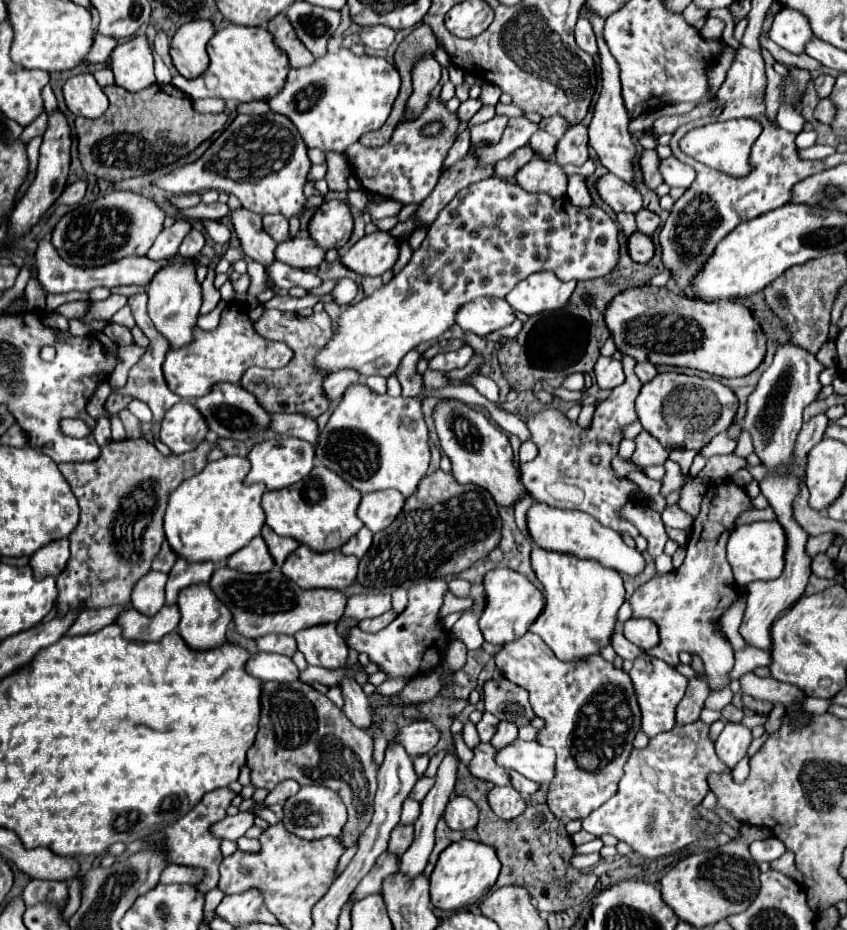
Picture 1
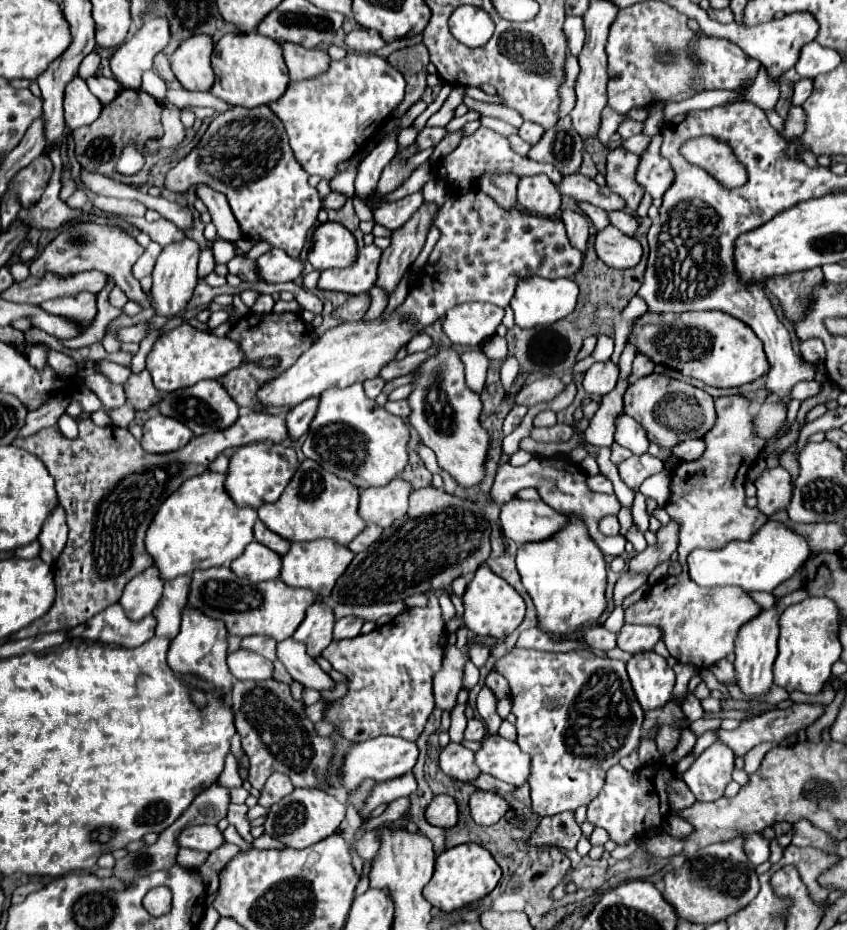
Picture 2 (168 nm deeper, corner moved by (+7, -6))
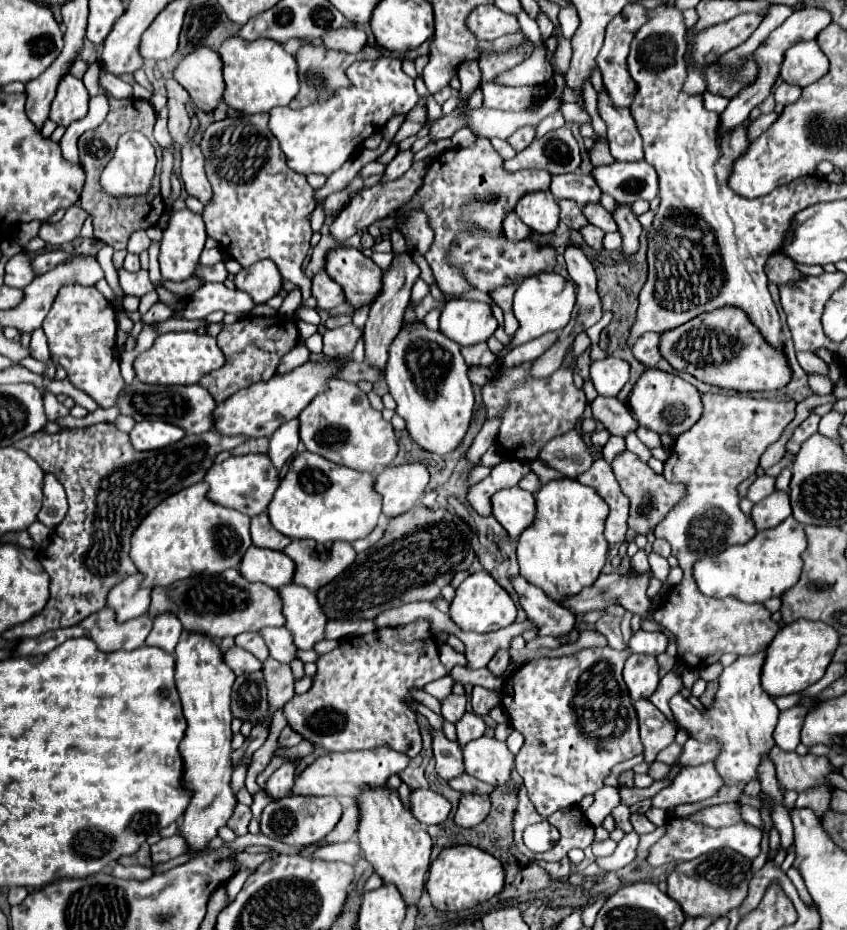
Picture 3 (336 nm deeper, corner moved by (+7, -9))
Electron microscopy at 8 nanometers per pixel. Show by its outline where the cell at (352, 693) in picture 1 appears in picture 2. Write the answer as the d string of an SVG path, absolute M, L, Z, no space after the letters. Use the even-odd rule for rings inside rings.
M283 639L277 643L277 659L285 665L289 675L299 681L305 687L323 691L333 687L333 679L311 659L305 651L303 643L289 639Z

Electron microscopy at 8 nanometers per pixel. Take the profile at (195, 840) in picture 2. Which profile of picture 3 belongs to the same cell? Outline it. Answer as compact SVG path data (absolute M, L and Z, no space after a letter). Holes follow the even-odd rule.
M173 834L171 838L161 838L157 844L151 846L153 862L167 862L167 860L177 858L187 852L189 852L189 846L185 844L181 834Z

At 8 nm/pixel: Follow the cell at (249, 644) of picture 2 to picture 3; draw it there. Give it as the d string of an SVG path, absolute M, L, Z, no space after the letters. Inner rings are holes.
M259 632L239 634L235 638L235 644L241 646L241 648L245 648L245 650L249 650L249 652L253 652L261 662L269 658L269 648L267 648L267 644L265 644L265 640L263 640L263 636Z

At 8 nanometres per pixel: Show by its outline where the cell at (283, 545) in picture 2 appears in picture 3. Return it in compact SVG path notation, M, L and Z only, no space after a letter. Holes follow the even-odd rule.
M259 514L259 516L251 518L251 538L253 538L255 546L269 548L269 550L283 550L291 542L291 538L279 534L271 526L267 514Z

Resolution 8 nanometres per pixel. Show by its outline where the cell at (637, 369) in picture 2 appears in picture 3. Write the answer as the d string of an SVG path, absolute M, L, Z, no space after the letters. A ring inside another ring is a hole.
M643 334L635 346L631 348L633 350L633 356L647 368L655 368L657 362L661 360L661 354L659 354L659 334Z

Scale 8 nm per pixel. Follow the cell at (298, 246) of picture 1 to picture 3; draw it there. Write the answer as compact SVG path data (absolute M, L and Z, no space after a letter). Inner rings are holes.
M261 260L241 270L235 276L235 286L247 292L255 304L263 304L281 290L283 276L277 272L277 266L271 260Z

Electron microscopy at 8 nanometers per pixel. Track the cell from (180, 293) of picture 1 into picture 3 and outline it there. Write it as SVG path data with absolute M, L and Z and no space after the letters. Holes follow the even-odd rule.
M187 208L173 212L169 226L163 232L159 254L163 280L183 282L191 278L205 248L205 240L205 222L199 214L193 214Z

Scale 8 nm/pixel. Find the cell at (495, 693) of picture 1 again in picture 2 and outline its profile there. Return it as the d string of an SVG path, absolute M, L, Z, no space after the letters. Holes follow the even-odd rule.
M493 669L489 675L487 675L485 685L489 685L489 687L493 689L493 693L497 695L497 699L509 697L509 683L507 683L507 679L505 679L501 673L497 673L495 669Z

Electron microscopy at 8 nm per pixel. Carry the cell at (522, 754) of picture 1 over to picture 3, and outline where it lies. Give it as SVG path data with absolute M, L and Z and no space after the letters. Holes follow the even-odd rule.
M481 736L469 744L463 746L463 758L465 758L465 772L487 782L493 786L503 786L511 780L511 770L515 768L515 754L509 752L505 742L499 742L491 736Z

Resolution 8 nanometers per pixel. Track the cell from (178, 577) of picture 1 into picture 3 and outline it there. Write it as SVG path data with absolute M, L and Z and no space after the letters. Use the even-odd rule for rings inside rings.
M163 612L157 618L153 618L153 630L147 636L145 644L163 648L165 652L173 652L181 638L181 632L183 632L183 628L181 628L181 622L177 620L177 616L173 616L171 612Z

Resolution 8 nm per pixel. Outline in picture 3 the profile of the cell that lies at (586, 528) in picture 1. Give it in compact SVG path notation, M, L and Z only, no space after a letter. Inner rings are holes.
M519 486L499 490L491 500L493 500L493 516L513 540L519 538L521 532L529 528L529 524L533 524L537 518L535 496Z

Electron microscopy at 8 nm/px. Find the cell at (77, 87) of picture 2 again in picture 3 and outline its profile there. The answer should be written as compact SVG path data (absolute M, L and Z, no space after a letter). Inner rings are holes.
M63 76L61 84L57 86L57 96L51 104L49 118L59 126L69 126L75 120L87 116L87 102L89 92L85 84L75 76Z

